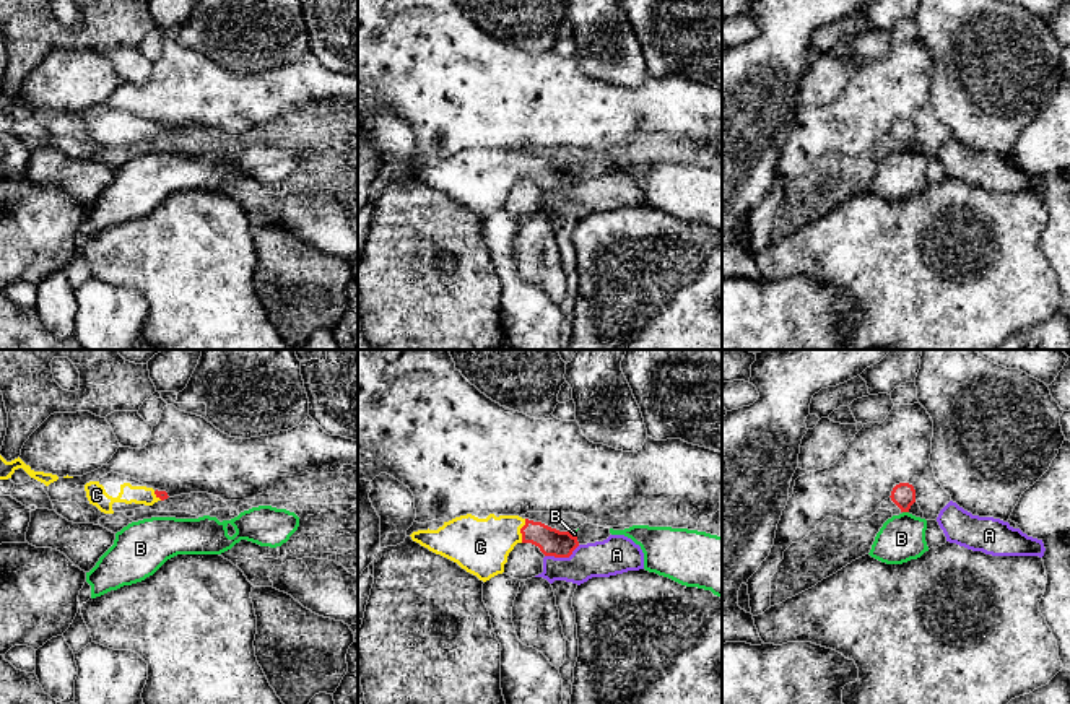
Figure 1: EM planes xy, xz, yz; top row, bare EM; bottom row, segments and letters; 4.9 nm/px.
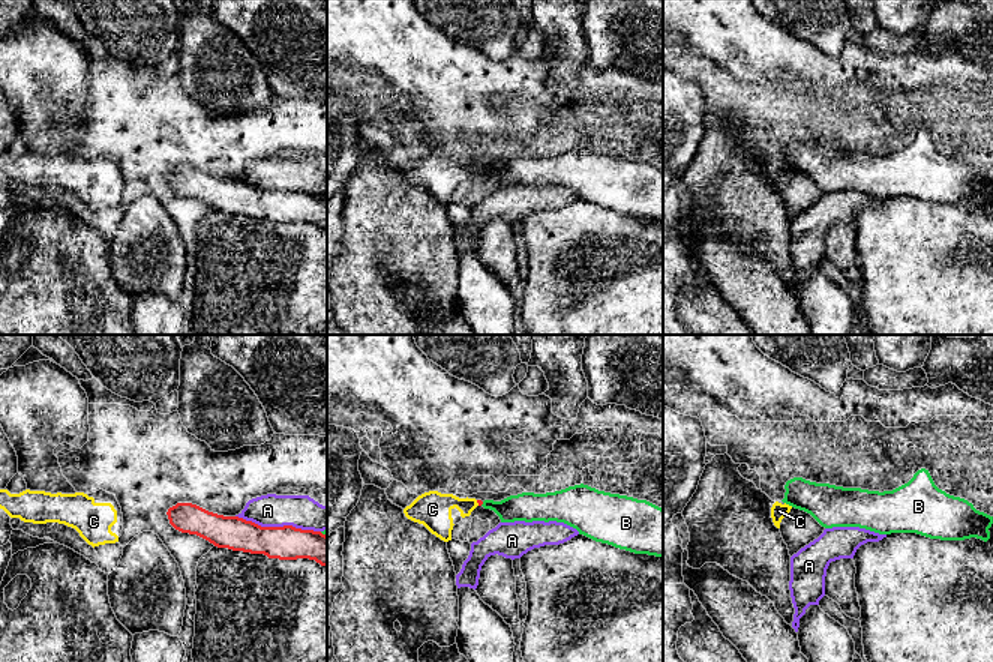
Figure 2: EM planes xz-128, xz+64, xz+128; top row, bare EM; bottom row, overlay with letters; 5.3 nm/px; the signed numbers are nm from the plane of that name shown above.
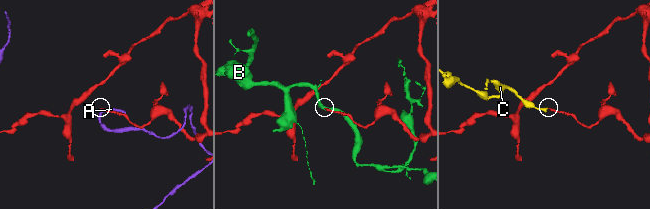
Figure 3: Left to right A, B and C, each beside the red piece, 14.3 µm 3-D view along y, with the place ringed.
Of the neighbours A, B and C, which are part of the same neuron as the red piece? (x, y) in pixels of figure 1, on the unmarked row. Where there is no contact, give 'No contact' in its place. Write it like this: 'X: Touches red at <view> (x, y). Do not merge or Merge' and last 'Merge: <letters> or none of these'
A: Touches red at xz (561, 192). Do not merge
B: Touches red at yz (906, 147). Do not merge
C: Touches red at xz (521, 166). Merge
Merge: C

